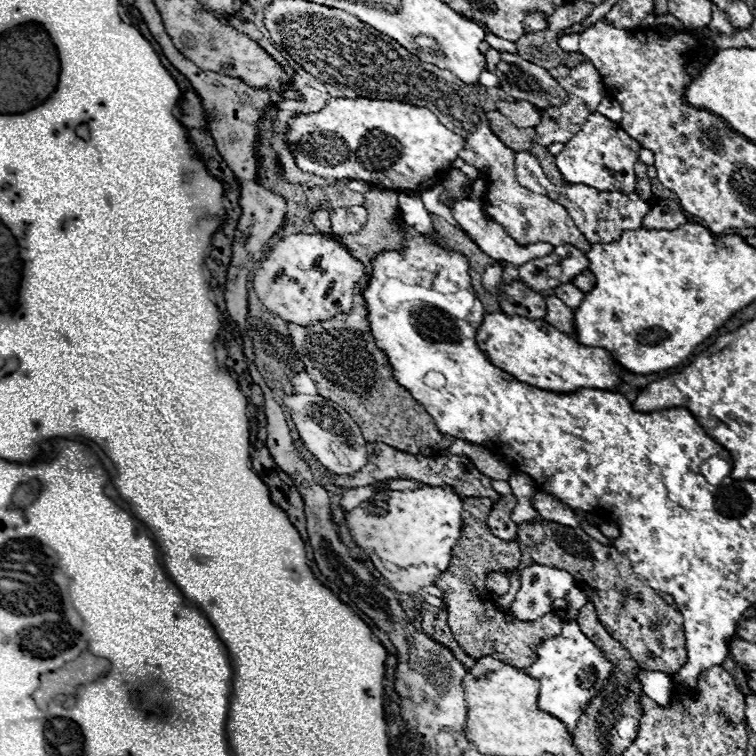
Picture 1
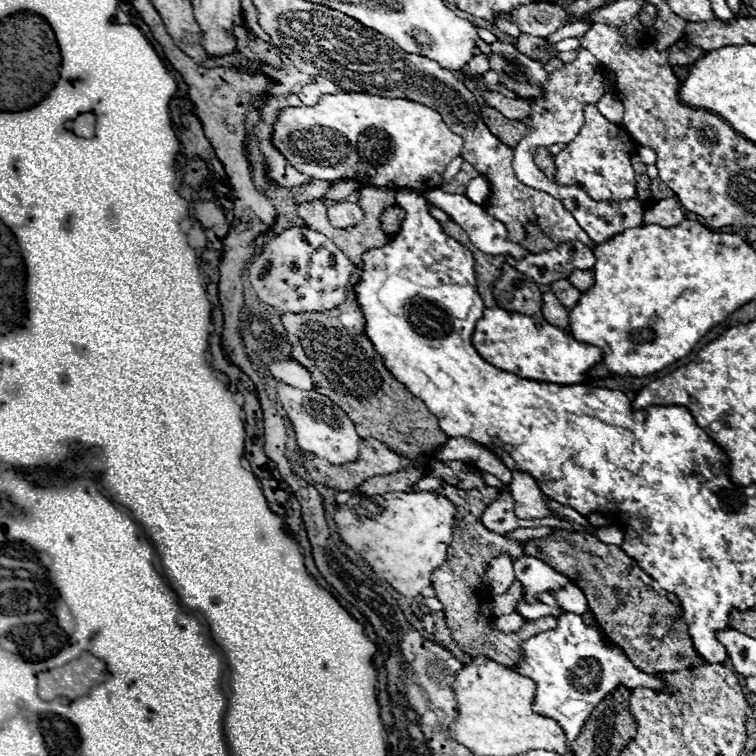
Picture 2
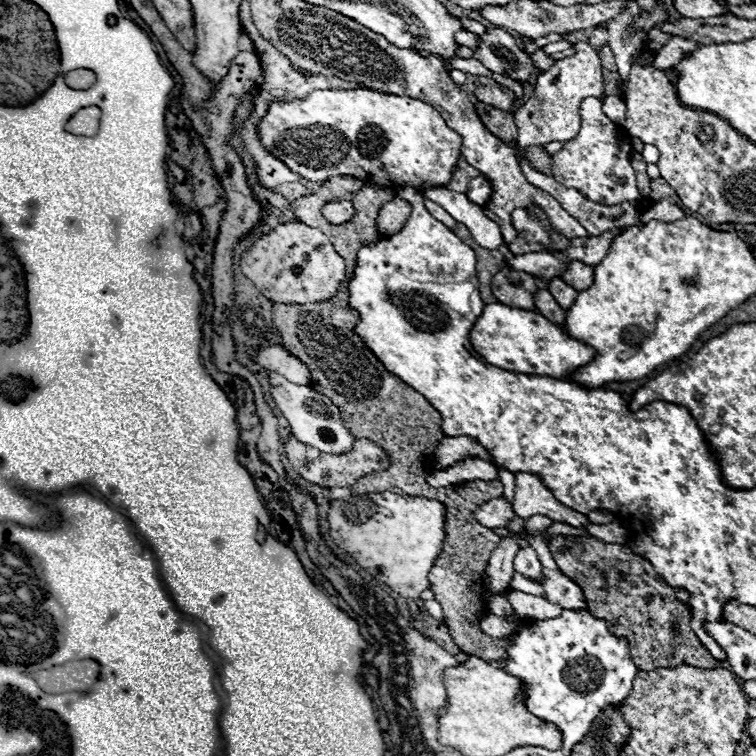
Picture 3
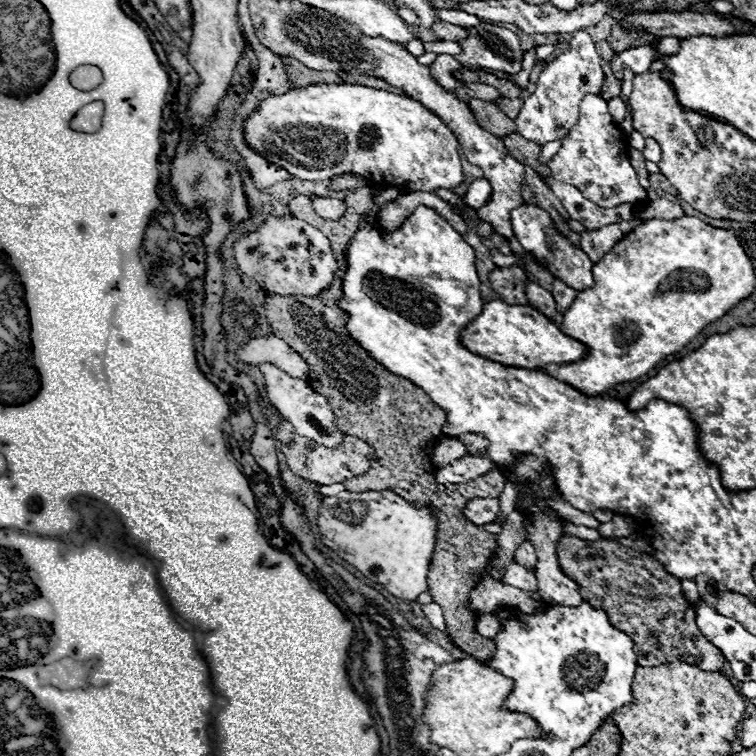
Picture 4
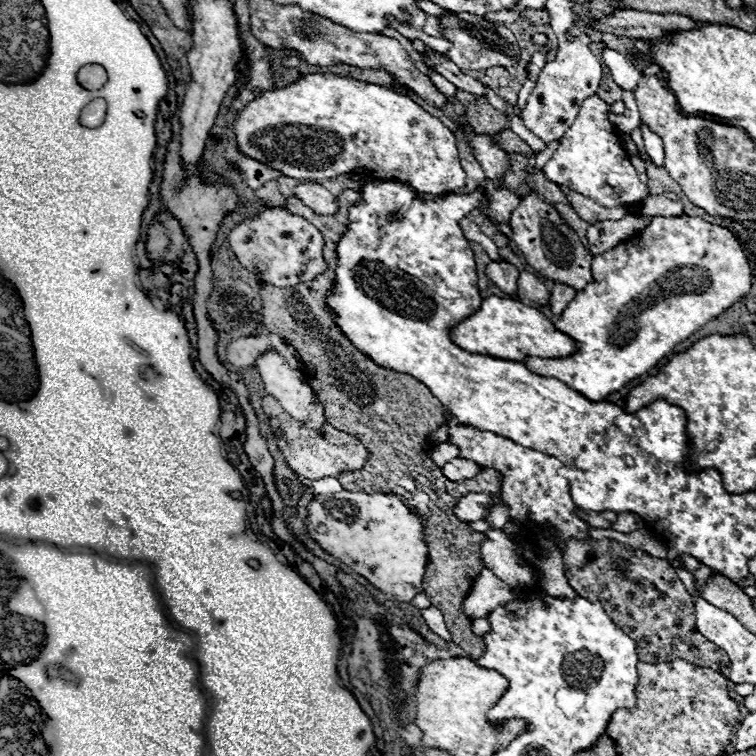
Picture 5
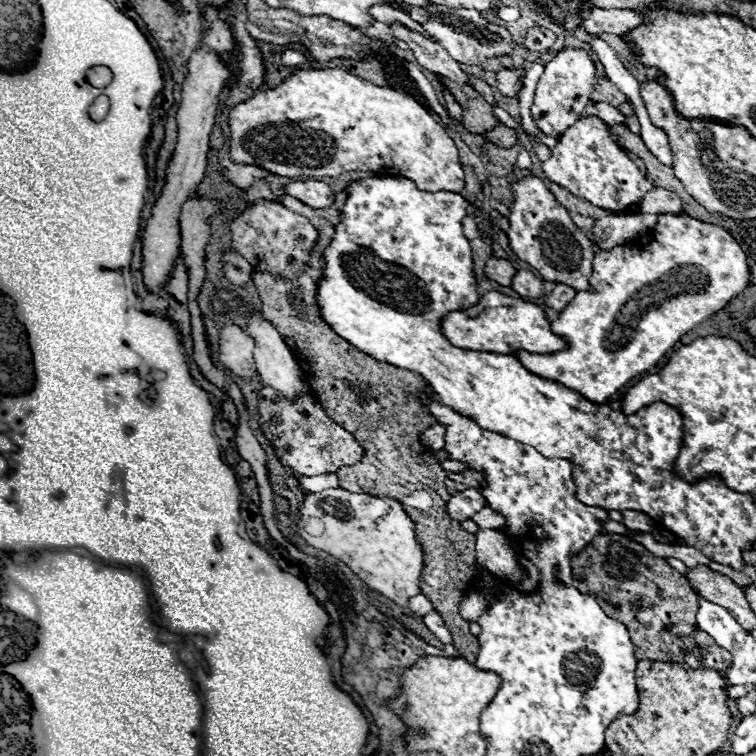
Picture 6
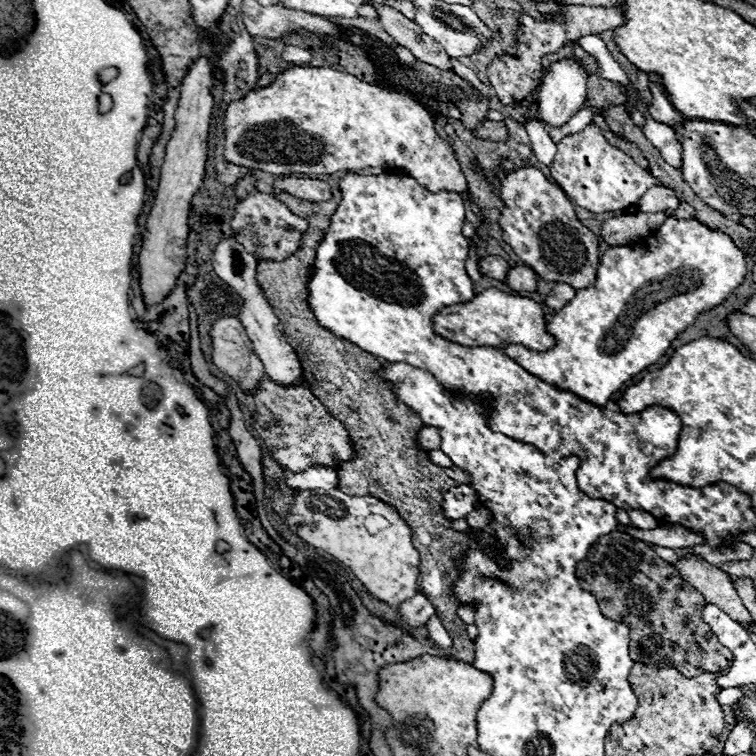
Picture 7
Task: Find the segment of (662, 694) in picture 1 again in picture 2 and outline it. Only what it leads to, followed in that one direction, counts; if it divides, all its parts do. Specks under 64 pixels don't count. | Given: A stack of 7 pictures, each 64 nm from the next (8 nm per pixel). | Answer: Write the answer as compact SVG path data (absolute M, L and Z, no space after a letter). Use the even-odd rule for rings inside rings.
M564 612L556 628L540 632L522 642L522 660L512 668L536 682L532 710L556 720L568 740L568 746L580 736L592 710L618 686L624 688L660 688L660 678L638 670L614 642L606 644L600 626L586 626L584 618Z

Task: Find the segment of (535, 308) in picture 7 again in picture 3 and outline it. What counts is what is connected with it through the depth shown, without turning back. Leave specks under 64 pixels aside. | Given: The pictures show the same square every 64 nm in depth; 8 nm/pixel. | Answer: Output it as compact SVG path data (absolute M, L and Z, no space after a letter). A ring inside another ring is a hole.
M500 302L484 306L468 338L470 338L472 348L482 358L486 358L486 362L498 368L514 370L522 374L540 374L540 376L566 380L570 372L574 372L578 366L588 364L594 358L592 346L570 338L568 334L564 334L560 326L552 324L542 314L532 312L532 310L510 308Z

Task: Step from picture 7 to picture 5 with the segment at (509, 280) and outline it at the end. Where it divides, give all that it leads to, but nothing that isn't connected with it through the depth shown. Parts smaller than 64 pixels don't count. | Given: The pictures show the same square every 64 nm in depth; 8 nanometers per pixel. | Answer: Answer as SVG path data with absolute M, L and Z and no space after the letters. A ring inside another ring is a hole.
M522 270L518 276L518 294L524 296L530 302L538 302L538 304L546 304L548 306L548 298L550 292L546 290L544 282L540 282L534 274Z

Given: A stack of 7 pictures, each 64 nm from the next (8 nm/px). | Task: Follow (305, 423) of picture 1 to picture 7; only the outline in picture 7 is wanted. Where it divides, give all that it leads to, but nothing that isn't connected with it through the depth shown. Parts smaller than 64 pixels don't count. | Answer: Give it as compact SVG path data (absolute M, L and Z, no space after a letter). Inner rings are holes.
M232 236L232 238L224 238L216 244L214 254L212 254L212 266L214 266L214 272L222 280L226 280L226 284L230 284L230 288L234 288L234 292L238 292L238 296L242 296L242 308L240 308L238 318L254 344L254 352L260 356L262 364L264 364L264 374L282 386L300 384L300 380L302 380L300 360L298 360L296 352L290 348L282 322L274 314L270 302L264 296L262 286L256 280L256 268L258 268L256 256L246 252L246 248L242 244L238 244L236 238Z

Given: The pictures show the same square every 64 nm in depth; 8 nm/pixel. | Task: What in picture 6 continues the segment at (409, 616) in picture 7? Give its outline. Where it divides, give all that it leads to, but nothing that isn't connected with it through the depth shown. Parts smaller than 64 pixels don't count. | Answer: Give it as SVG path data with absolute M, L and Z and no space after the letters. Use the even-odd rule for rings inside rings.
M424 594L414 596L414 598L408 602L408 608L410 608L410 610L412 610L412 614L414 614L414 616L418 616L418 618L424 618L428 612L432 612L432 610L434 610L434 606L430 604L430 600L428 600Z

